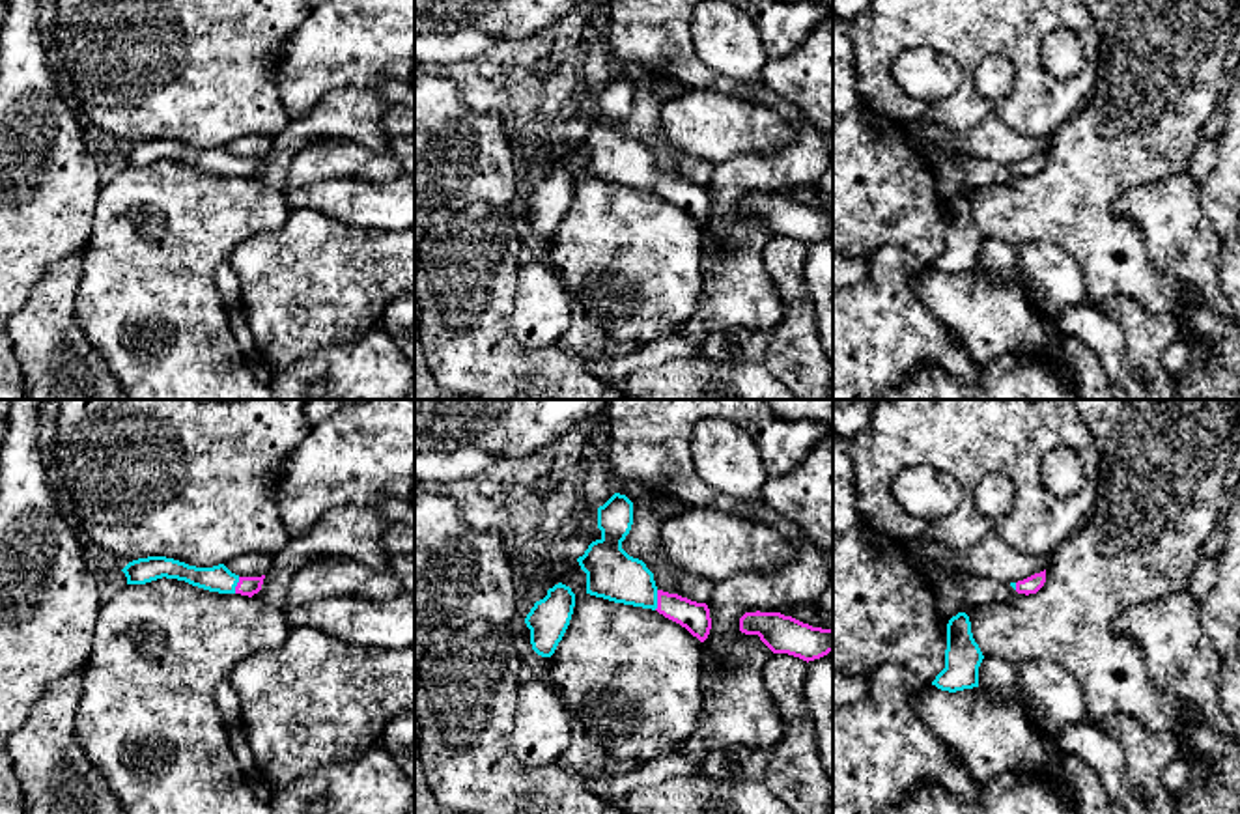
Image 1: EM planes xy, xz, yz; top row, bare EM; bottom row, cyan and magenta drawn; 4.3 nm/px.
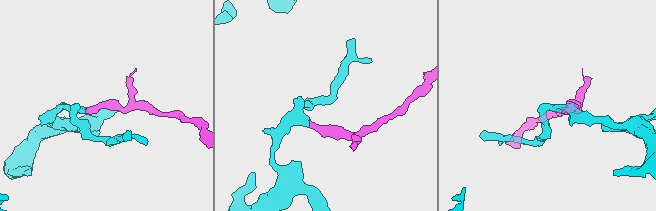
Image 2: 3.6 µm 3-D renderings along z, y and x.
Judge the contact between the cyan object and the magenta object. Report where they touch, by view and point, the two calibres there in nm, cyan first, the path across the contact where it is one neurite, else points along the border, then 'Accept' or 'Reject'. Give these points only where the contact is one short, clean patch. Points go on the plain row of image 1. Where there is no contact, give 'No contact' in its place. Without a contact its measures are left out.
Touches cyan at xz (656, 182). Thickness 220 nm (cyan) against 130 nm. Path across: xz (611, 155), (630, 163), (656, 182), (695, 198). Accept

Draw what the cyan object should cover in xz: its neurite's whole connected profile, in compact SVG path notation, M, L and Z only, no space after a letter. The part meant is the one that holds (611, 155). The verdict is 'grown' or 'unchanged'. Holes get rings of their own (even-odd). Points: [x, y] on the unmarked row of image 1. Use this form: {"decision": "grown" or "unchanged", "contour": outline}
{"decision": "grown", "contour": "M614 75L598 90L601 119L592 123L585 136L577 140L586 155L586 175L657 192L704 224L712 211L708 187L655 168L654 155L646 146L622 131L631 106L633 84L626 77Z"}

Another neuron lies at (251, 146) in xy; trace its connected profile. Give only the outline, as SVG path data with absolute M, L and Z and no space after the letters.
M245 134L230 140L224 147L239 159L261 159L271 151L273 138L265 134Z

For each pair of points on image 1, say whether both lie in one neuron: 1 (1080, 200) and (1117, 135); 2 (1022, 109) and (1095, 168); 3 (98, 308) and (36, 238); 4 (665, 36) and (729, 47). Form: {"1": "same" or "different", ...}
{"1": "same", "2": "different", "3": "different", "4": "different"}

